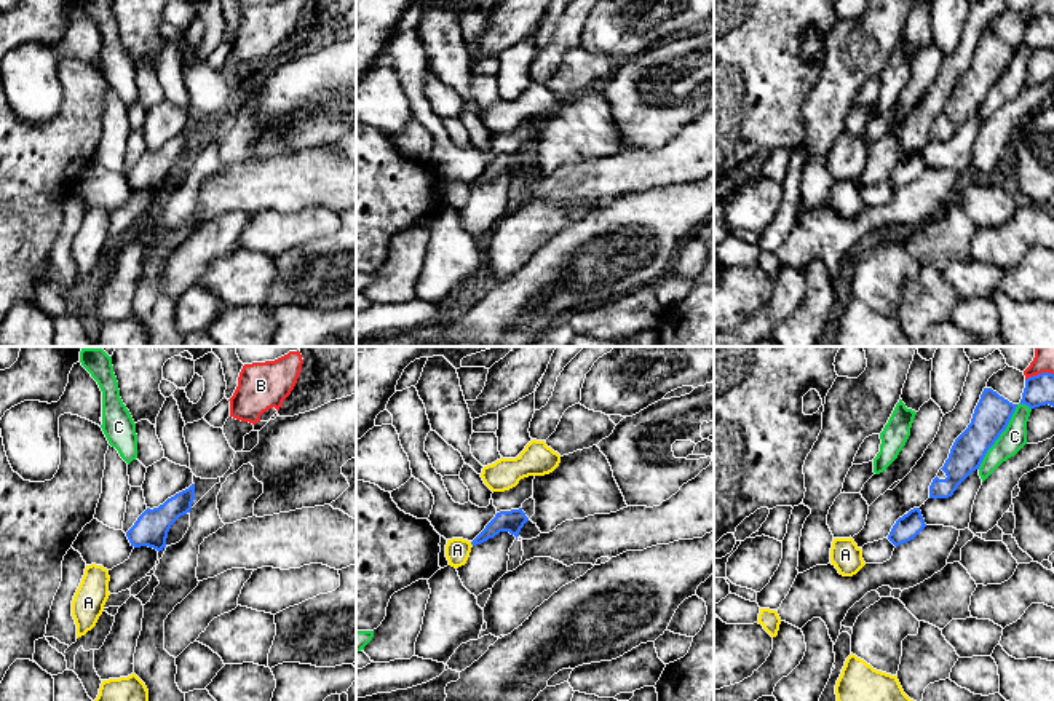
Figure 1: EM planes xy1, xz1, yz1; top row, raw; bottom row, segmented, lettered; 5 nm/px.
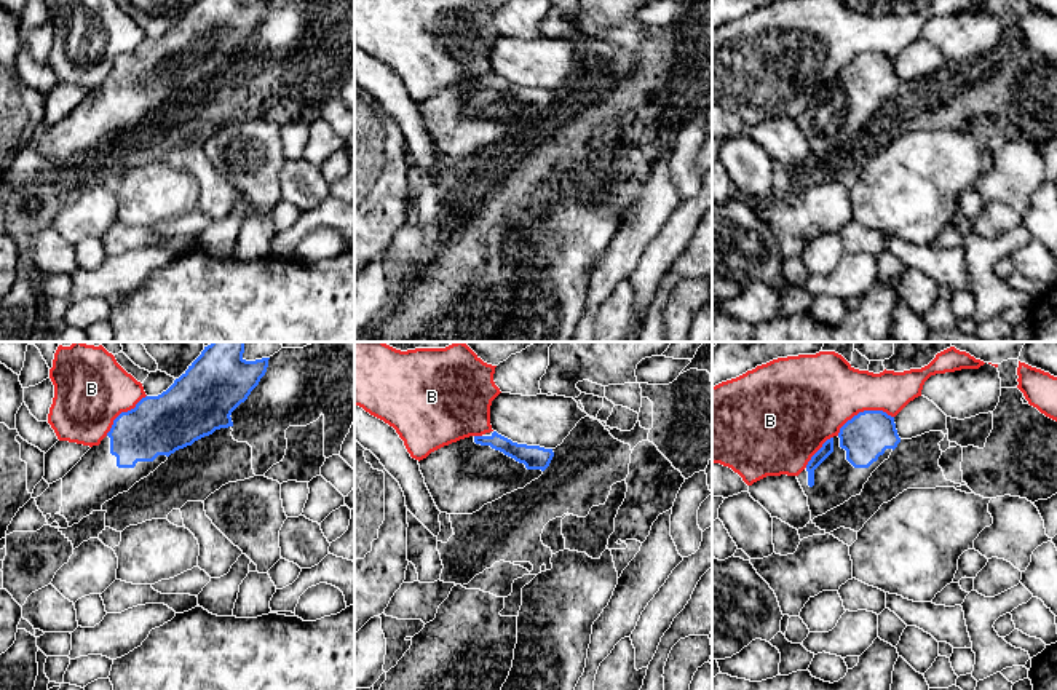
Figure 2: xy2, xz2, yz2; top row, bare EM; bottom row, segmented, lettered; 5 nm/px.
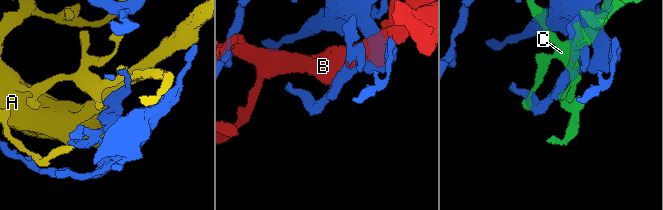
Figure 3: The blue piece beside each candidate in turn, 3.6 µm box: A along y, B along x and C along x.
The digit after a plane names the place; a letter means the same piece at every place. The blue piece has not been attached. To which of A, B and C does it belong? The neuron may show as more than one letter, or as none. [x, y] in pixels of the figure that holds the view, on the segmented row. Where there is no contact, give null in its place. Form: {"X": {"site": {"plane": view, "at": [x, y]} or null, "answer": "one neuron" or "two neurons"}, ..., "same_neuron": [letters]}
{"A": {"site": {"plane": "xz1", "at": [471, 543]}, "answer": "two neurons"}, "B": {"site": {"plane": "yz2", "at": [864, 411]}, "answer": "two neurons"}, "C": {"site": {"plane": "yz1", "at": [1003, 430]}, "answer": "two neurons"}, "same_neuron": []}

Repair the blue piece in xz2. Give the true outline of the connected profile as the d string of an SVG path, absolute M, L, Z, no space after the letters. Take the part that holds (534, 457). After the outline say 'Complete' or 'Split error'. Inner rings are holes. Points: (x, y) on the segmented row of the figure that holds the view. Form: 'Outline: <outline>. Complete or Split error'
Outline: M490 431L444 446L418 465L441 513L473 514L538 479L552 457L552 449L517 444Z. Split error

